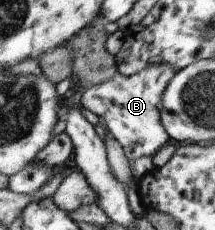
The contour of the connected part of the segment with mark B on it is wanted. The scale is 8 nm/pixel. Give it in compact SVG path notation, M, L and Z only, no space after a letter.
M165 63L149 65L147 69L142 69L131 77L117 72L117 75L107 79L107 83L83 88L80 105L103 119L105 127L123 147L130 161L154 156L171 139L161 123L158 105L161 105L161 97L175 74L175 69L171 69L171 65L165 65Z

